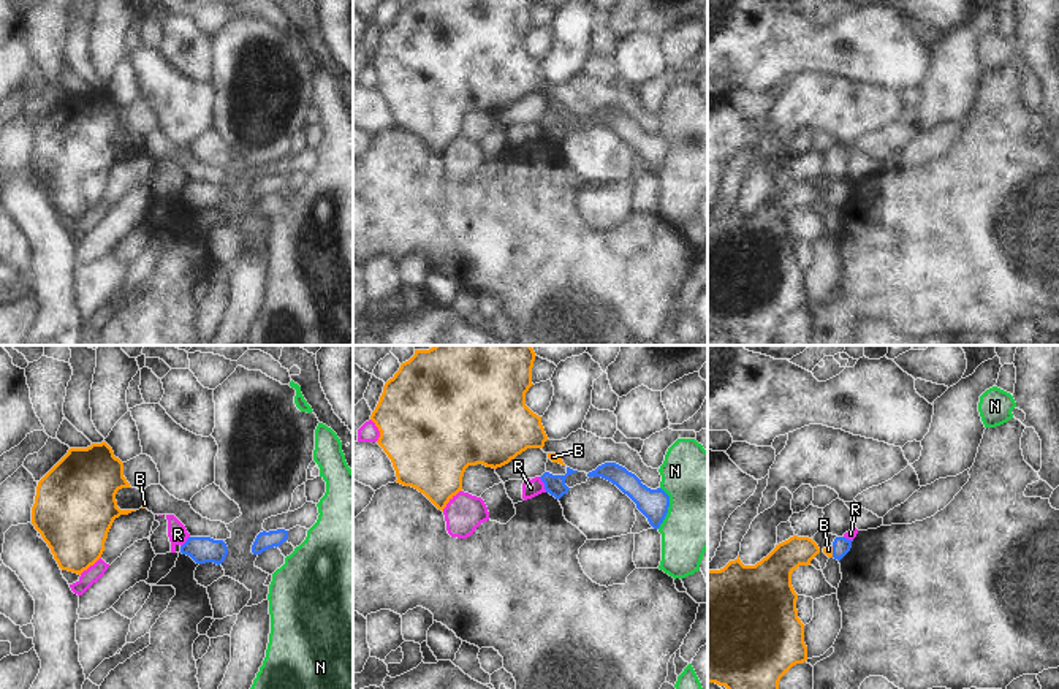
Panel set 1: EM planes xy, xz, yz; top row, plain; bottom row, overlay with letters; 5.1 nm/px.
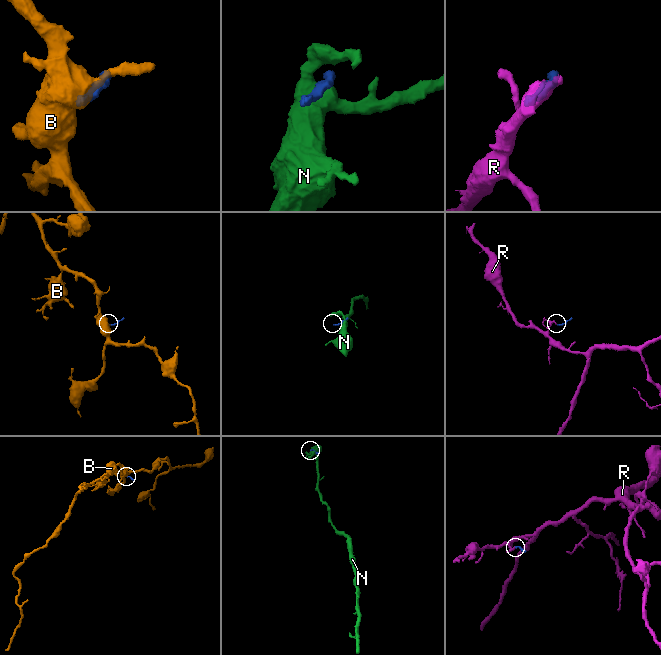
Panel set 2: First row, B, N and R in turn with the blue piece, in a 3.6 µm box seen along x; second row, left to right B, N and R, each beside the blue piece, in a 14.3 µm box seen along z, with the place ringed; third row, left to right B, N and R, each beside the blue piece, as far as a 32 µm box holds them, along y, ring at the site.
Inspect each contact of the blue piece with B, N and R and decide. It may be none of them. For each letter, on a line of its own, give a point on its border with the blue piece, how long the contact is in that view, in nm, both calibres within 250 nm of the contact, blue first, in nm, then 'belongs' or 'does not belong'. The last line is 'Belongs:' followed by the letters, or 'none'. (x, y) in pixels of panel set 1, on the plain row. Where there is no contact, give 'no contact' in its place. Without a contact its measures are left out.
B: meets blue in yz at (833, 197); contact 60 nm long; 90 nm thick on the blue side, 50 nm on the other; belongs
N: meets blue in xz at (668, 151); contact 220 nm long; 150 nm thick on the blue side, 380 nm on the other; does not belong
R: meets blue in xz at (545, 130); contact 90 nm long; 100 nm thick on the blue side, 90 nm on the other; does not belong
Belongs: B

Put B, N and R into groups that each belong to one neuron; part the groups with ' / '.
B / N / R

